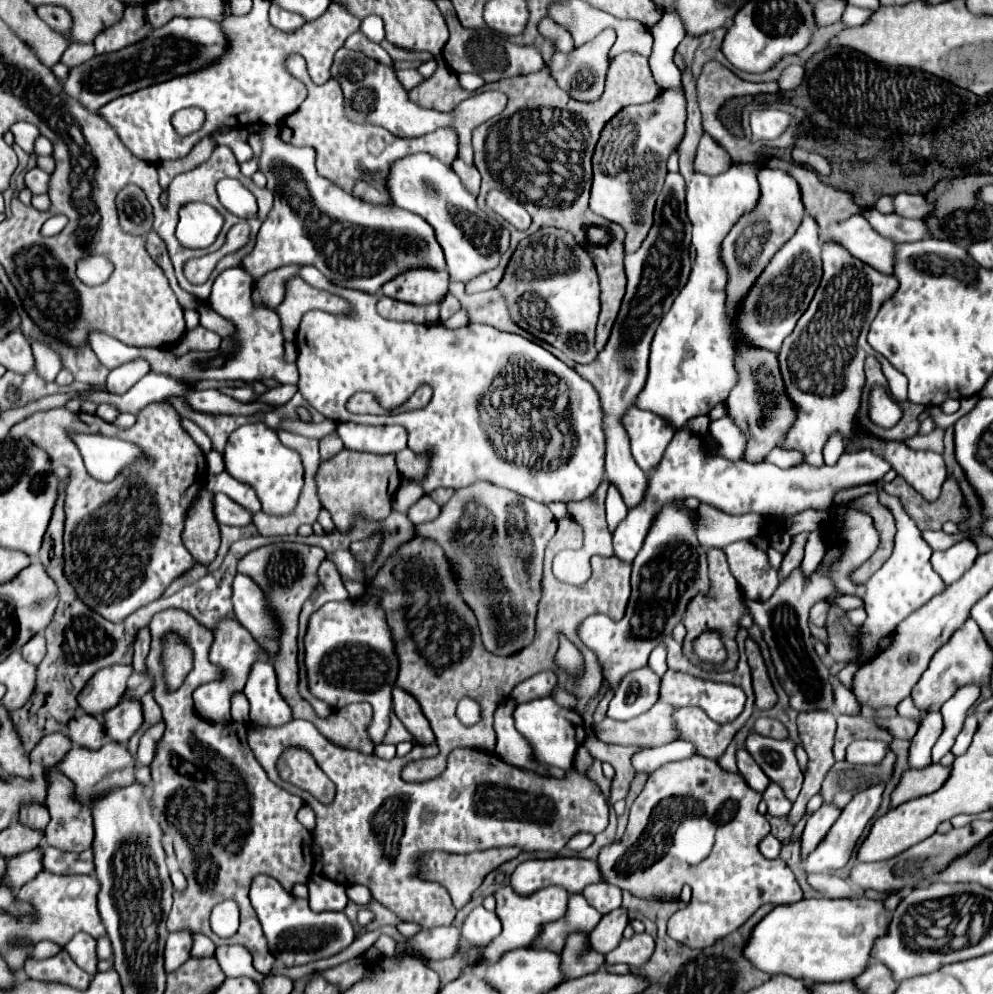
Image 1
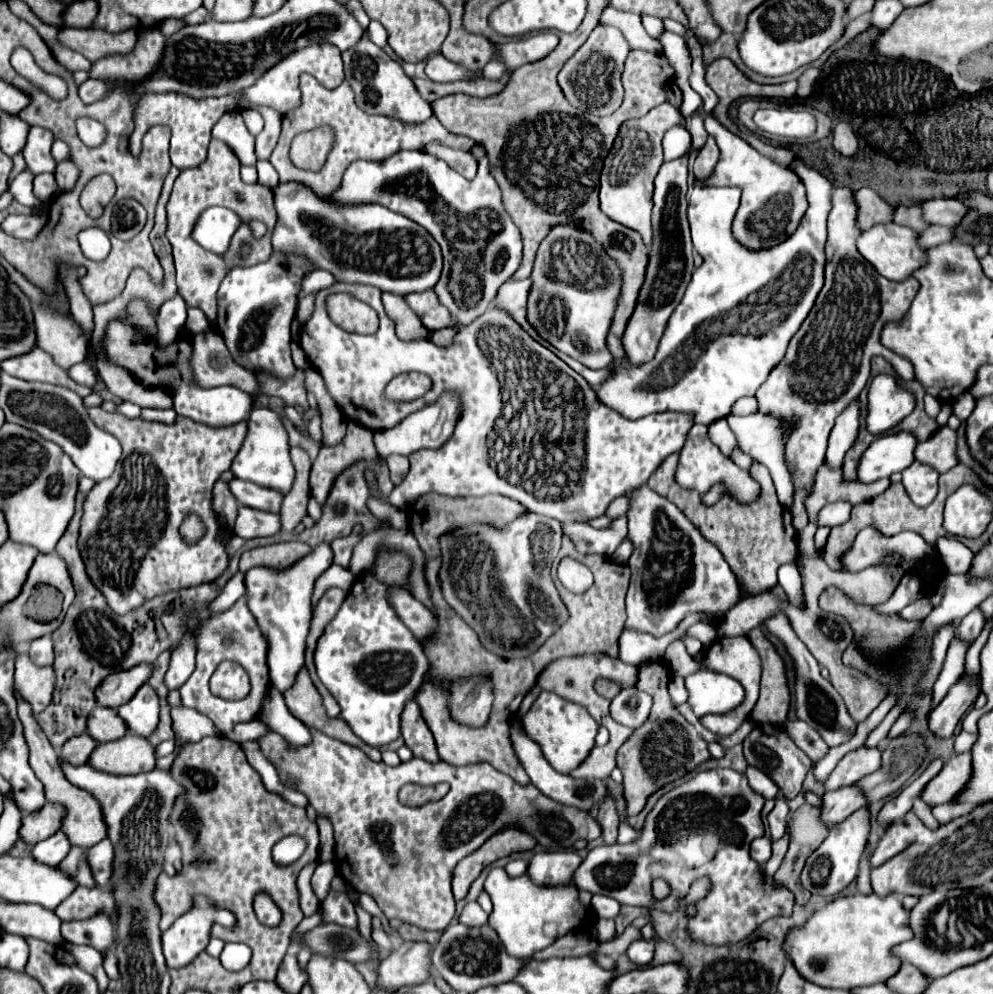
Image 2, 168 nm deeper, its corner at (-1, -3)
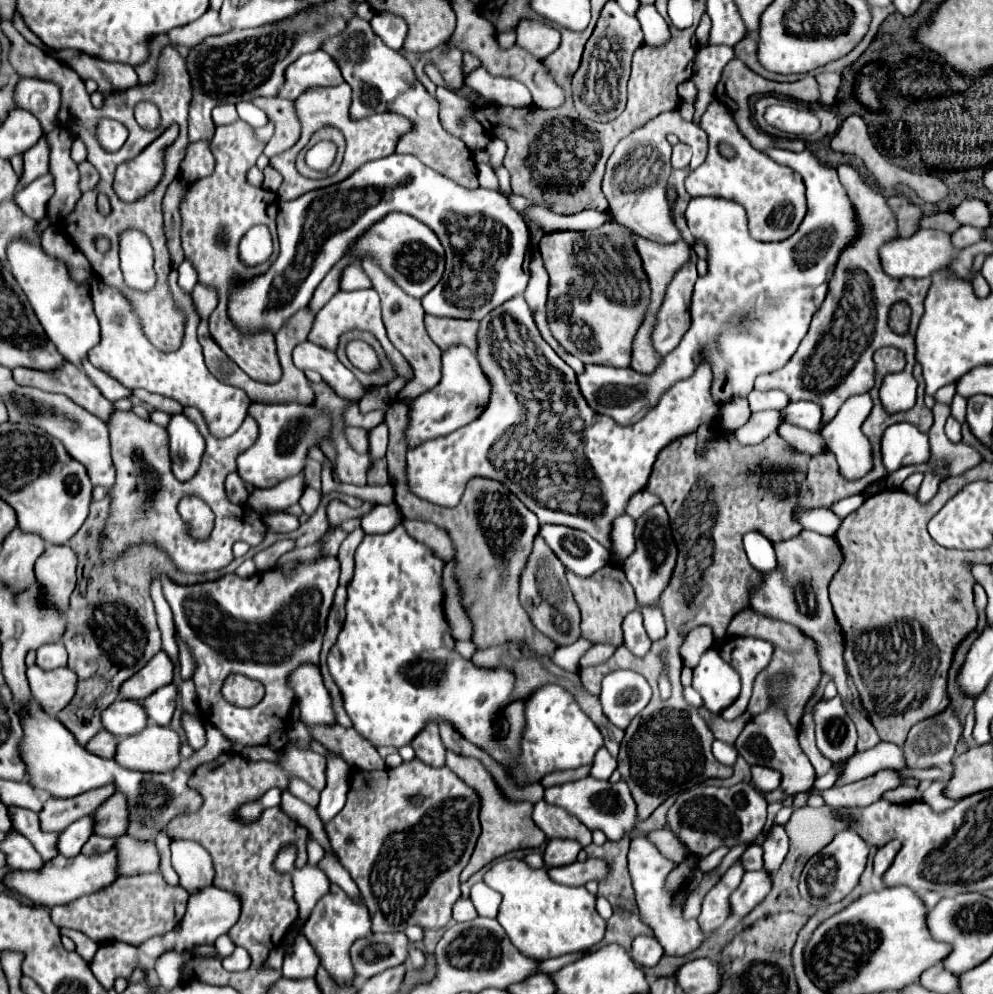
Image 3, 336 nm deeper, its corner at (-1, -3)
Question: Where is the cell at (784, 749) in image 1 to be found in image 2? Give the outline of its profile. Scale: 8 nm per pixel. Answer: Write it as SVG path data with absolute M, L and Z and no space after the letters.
M759 724L753 728L753 732L743 740L743 748L745 748L745 758L749 766L759 768L761 772L765 772L781 790L781 794L787 800L793 800L799 792L801 792L801 784L805 780L807 770L811 768L811 758L779 728L767 726L767 724Z

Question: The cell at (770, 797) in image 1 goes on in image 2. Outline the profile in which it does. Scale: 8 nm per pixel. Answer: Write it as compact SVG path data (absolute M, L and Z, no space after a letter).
M775 798L775 808L769 812L767 820L769 820L769 830L771 830L771 838L777 840L785 834L787 828L787 816L789 816L789 806L783 798Z

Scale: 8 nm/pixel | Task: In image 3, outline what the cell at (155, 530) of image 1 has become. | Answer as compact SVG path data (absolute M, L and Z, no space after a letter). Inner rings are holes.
M185 408L183 414L191 418L199 432L203 434L207 442L207 450L203 454L203 462L199 472L189 482L179 482L169 468L169 436L167 430L157 426L155 422L141 420L133 412L121 412L117 410L109 422L109 438L111 438L111 456L117 468L117 482L111 488L109 496L113 500L111 518L107 524L107 532L103 536L103 556L113 558L127 550L127 546L135 542L153 542L159 548L163 548L179 570L183 572L211 572L221 570L233 560L233 544L243 540L249 546L259 546L267 534L267 528L263 524L263 516L259 512L253 512L253 508L231 504L225 496L223 482L229 472L237 468L235 460L241 452L245 452L249 446L257 440L257 422L247 416L239 430L227 438L215 438L201 412L197 408ZM187 496L199 496L209 504L209 508L215 512L215 528L207 536L207 540L195 540L191 538L187 522L177 512L177 502Z

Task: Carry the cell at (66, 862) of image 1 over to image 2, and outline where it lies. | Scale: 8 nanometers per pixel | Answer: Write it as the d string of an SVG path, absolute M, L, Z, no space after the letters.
M101 840L99 844L87 848L87 864L93 872L97 886L107 886L111 876L111 860L113 860L113 846L109 840Z

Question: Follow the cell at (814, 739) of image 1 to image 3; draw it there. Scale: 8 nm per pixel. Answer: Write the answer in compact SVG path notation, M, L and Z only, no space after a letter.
M747 872L743 876L743 882L739 888L731 894L729 904L731 904L731 916L743 918L747 916L757 904L763 902L763 898L771 890L771 876L767 872L749 872L749 882L747 882Z

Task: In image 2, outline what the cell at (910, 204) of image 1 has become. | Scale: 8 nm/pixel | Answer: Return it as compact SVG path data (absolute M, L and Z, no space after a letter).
M955 198L927 200L927 202L921 202L921 208L923 208L923 218L929 224L939 224L949 228L955 228L967 212L967 206Z

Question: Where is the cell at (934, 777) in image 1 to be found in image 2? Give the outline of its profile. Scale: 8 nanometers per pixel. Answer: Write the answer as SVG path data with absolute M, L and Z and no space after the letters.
M965 752L965 754L953 756L943 766L943 770L923 788L919 798L931 808L951 802L955 794L965 786L965 780L969 780L969 776L971 776L971 754Z

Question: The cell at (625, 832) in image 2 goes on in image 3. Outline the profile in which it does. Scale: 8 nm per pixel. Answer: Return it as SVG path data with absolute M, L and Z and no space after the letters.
M647 838L631 840L627 862L629 862L629 876L631 876L631 882L635 888L635 900L639 906L641 922L645 922L653 930L655 938L665 948L665 954L667 956L687 956L687 954L695 952L703 944L705 934L701 932L697 920L683 918L683 902L679 898L681 888L669 890L665 884L669 872L675 870L677 864L671 862L669 858L665 858Z

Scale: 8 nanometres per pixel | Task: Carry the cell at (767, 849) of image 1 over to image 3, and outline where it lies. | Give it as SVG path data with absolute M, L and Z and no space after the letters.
M751 844L743 856L741 856L741 866L743 870L761 870L763 868L763 848L757 844Z

